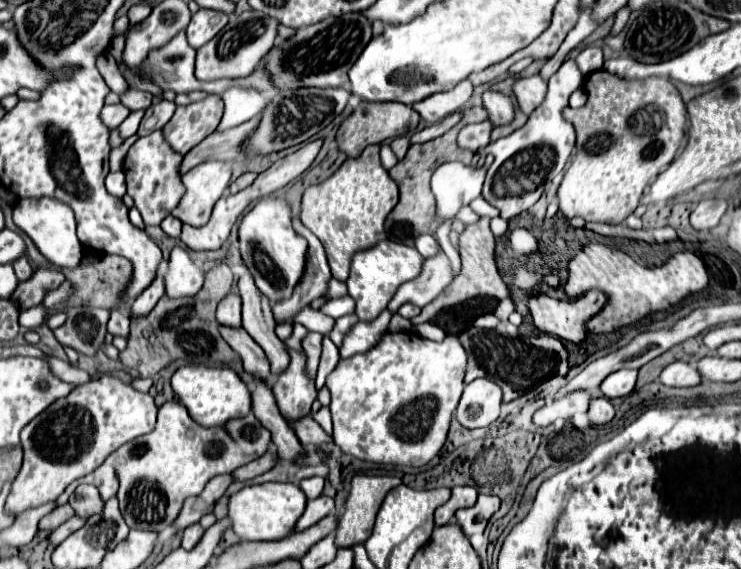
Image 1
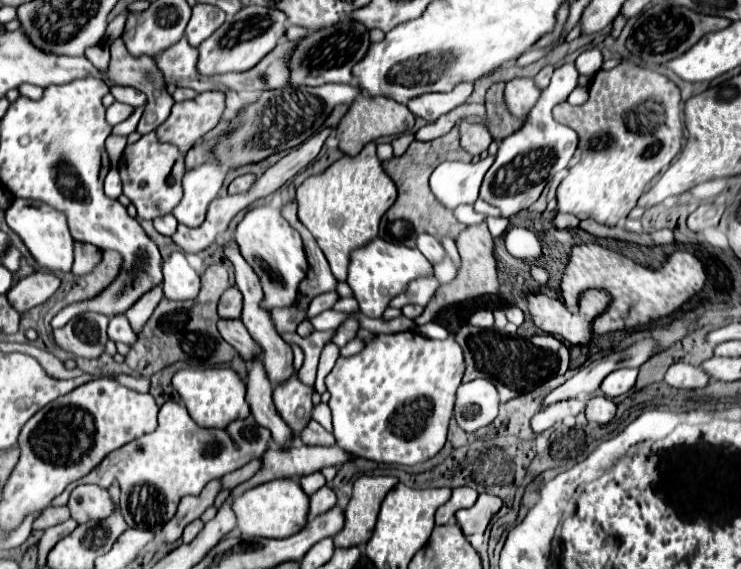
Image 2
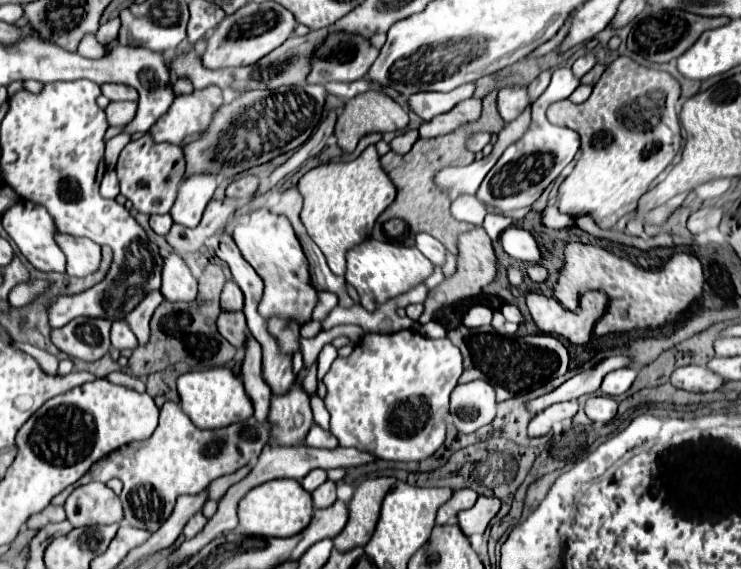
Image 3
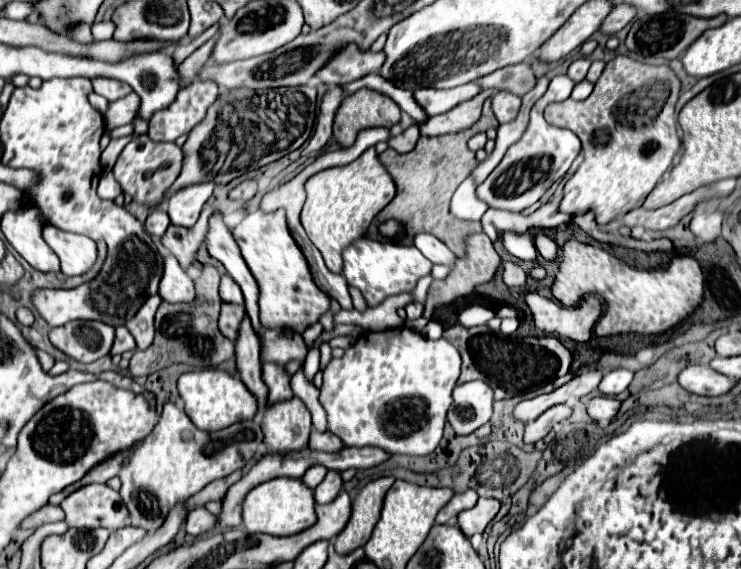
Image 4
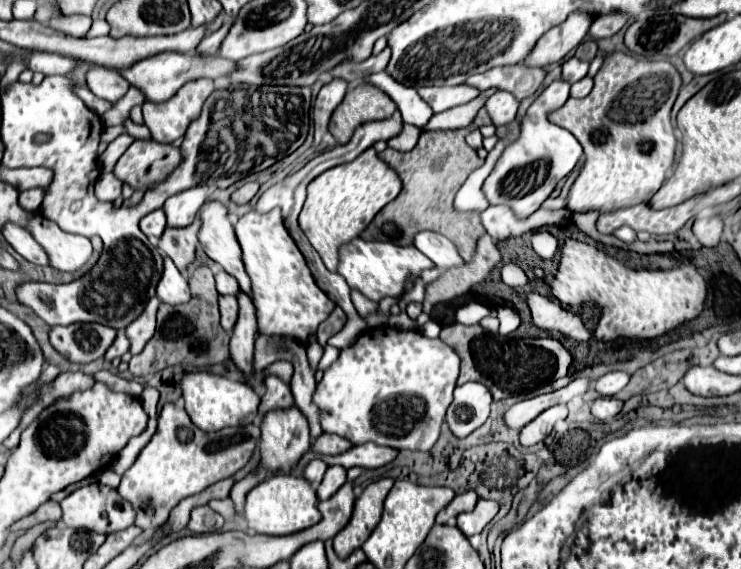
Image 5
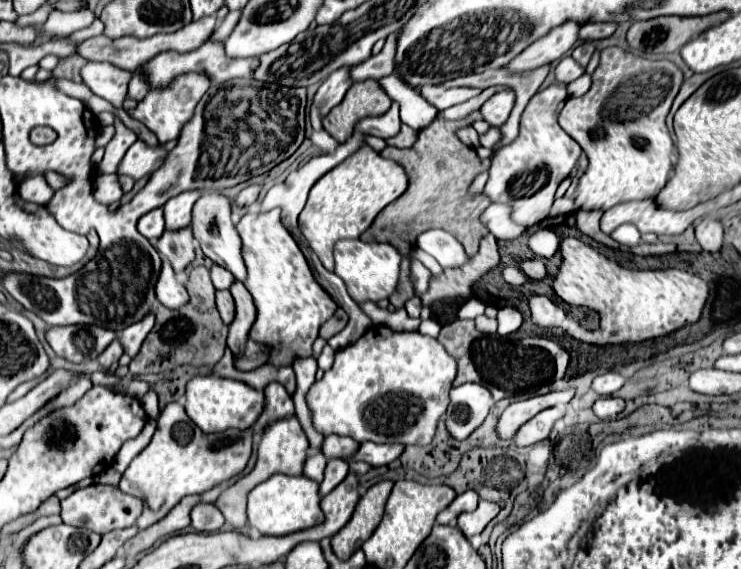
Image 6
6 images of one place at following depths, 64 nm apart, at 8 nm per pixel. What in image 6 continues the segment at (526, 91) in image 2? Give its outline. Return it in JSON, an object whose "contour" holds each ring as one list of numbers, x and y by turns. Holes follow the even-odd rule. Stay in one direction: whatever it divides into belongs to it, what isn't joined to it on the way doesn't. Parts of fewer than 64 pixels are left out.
{"contour":[[502,90,484,102,480,112,488,124,500,128,508,120,512,108,514,108,514,92]]}

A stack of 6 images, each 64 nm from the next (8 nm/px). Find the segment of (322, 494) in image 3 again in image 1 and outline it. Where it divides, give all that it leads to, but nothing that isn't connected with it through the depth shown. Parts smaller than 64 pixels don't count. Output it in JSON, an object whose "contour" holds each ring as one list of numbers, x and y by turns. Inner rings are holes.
{"contour":[[320,496,316,500,310,500,306,506,306,512,300,516,300,520,294,526,294,532,302,532,302,530,314,526,316,522,320,522,322,518,326,518,332,512,334,512,334,500,332,498]]}

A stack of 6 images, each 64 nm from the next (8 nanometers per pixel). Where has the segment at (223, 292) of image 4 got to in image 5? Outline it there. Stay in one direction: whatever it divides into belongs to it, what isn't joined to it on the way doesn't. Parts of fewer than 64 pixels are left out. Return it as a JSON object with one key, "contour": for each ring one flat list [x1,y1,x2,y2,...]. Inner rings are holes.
{"contour":[[220,270,220,272,216,272,216,288,218,288,218,292,222,294,222,296,238,296,240,294,240,288,238,288,238,282,236,282,236,278,232,278,228,272,224,272,224,270]]}

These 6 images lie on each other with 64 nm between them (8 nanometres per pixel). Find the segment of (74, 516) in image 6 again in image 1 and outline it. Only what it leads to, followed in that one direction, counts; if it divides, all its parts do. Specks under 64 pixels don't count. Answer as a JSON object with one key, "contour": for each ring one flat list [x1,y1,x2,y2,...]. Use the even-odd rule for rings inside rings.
{"contour":[[80,484,74,494,70,496,70,506,76,510,76,514,80,516,92,516,92,514,100,514,102,512,102,500,98,494,98,488,90,486,90,484]]}

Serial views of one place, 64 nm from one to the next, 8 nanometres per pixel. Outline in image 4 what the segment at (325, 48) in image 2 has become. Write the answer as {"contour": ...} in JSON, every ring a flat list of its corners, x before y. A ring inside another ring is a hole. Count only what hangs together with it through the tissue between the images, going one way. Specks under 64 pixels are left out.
{"contour":[[348,44,336,50,336,54,314,74,314,80,328,86,348,84,370,72,376,72,382,66,382,62,384,62,382,52,370,54,366,50,358,50,356,44]]}

